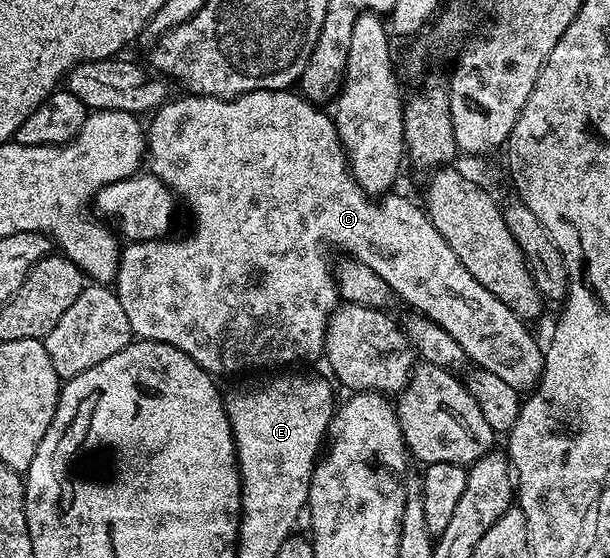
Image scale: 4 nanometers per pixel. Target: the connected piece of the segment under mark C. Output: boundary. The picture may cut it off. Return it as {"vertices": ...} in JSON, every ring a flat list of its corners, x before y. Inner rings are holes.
{"vertices":[[258,89,252,93,246,93,240,97,196,97,194,95,182,95,174,101,174,99,168,100,166,103,159,106,150,114,149,120,151,120,151,126,148,124,145,129,145,136,147,138,147,148,145,150,145,161,149,166,149,172,154,177,160,177,169,188,174,192,176,198,180,202,183,201,191,208,191,217,195,220,195,226,191,229,191,234,188,237,175,237,170,239,160,239,158,241,132,241,122,246,119,254,119,270,115,272,115,279,113,282,113,288,115,294,121,299,121,307,125,311,125,316,129,319,129,327,132,334,136,338,144,341,160,341,161,343,169,343,173,347,177,347,181,351,185,351,185,355,189,355,189,359,193,359,200,365,200,367,209,374,218,375,218,373,239,373,242,369,267,369,263,371,271,371,274,365,283,365,279,367,295,367,298,361,315,361,324,356,323,344,327,338,327,320,331,318,331,314,335,312,337,308,337,302,340,300,339,290,335,288,335,278,333,276,333,265,329,260,327,262,327,248,330,245,336,245,337,248,343,249,342,251,346,256,355,257,361,263,365,263,365,267,373,267,373,271,377,271,377,275,381,275,381,279,385,279,385,283,389,283,389,287,395,294,396,298,408,301,410,308,414,312,422,313,427,316,428,319,435,321,445,331,449,333,461,345,462,351,466,360,470,362,472,366,479,369,487,369,493,375,497,375,497,379,505,379,505,383,509,383,509,387,520,391,530,390,532,387,538,385,540,377,543,375,543,354,544,350,541,345,535,342,535,337,526,329,524,318,516,315,515,312,510,309,505,303,501,303,501,299,497,299,491,294,485,287,481,287,481,283,477,283,477,279,473,279,473,275,469,275,469,271,465,271,465,263,461,263,461,259,457,259,457,255,453,255,453,247,449,247,449,243,445,243,445,239,441,239,441,235,433,227,433,223,427,218,426,212,422,208,419,209,410,201,407,197,391,197,392,195,383,195,378,199,372,199,368,194,364,193,363,189,358,185,354,179,354,175,351,174,351,168,347,162,346,151,343,149,342,141,338,135,338,129,335,126,335,118,330,112,322,113,322,108,316,107,312,102,308,101,306,97,300,95,298,92,291,89]]}

